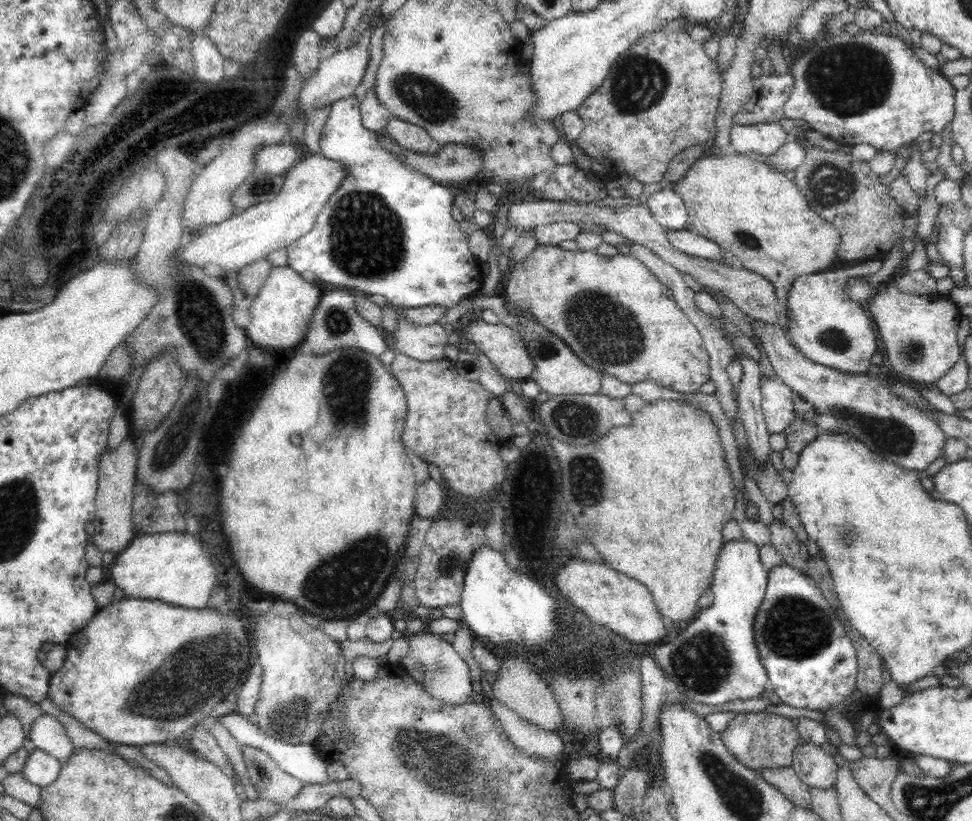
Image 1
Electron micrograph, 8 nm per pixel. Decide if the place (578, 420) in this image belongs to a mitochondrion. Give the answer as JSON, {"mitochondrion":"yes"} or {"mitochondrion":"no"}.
{"mitochondrion":"yes"}

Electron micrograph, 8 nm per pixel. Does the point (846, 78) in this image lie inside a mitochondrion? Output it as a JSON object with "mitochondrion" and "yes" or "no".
{"mitochondrion":"yes"}

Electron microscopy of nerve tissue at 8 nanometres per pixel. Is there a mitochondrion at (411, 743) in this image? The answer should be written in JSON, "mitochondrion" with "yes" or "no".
{"mitochondrion":"yes"}

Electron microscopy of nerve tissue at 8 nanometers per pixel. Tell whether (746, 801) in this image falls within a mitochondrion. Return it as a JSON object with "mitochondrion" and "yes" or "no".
{"mitochondrion":"yes"}

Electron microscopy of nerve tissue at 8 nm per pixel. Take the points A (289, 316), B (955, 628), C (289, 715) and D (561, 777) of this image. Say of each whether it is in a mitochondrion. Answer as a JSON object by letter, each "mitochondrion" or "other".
{"A":"other","B":"other","C":"mitochondrion","D":"other"}

